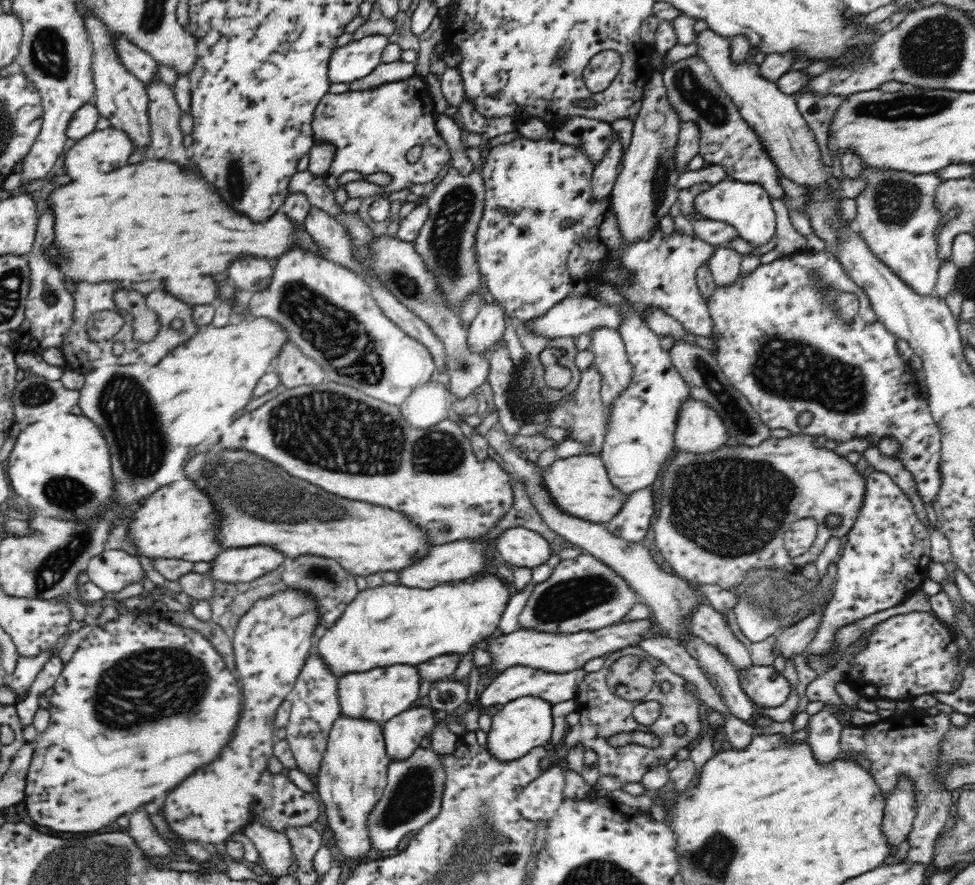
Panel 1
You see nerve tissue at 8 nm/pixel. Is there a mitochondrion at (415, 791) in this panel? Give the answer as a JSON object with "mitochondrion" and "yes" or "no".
{"mitochondrion":"yes"}

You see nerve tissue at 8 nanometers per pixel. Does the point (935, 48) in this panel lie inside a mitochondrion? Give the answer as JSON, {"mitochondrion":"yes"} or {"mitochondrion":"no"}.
{"mitochondrion":"yes"}

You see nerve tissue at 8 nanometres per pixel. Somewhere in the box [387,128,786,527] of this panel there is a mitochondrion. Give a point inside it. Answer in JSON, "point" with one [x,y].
{"point":[445,236]}

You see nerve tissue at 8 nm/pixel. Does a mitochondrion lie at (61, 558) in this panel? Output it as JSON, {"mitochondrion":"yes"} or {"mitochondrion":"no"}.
{"mitochondrion":"yes"}

